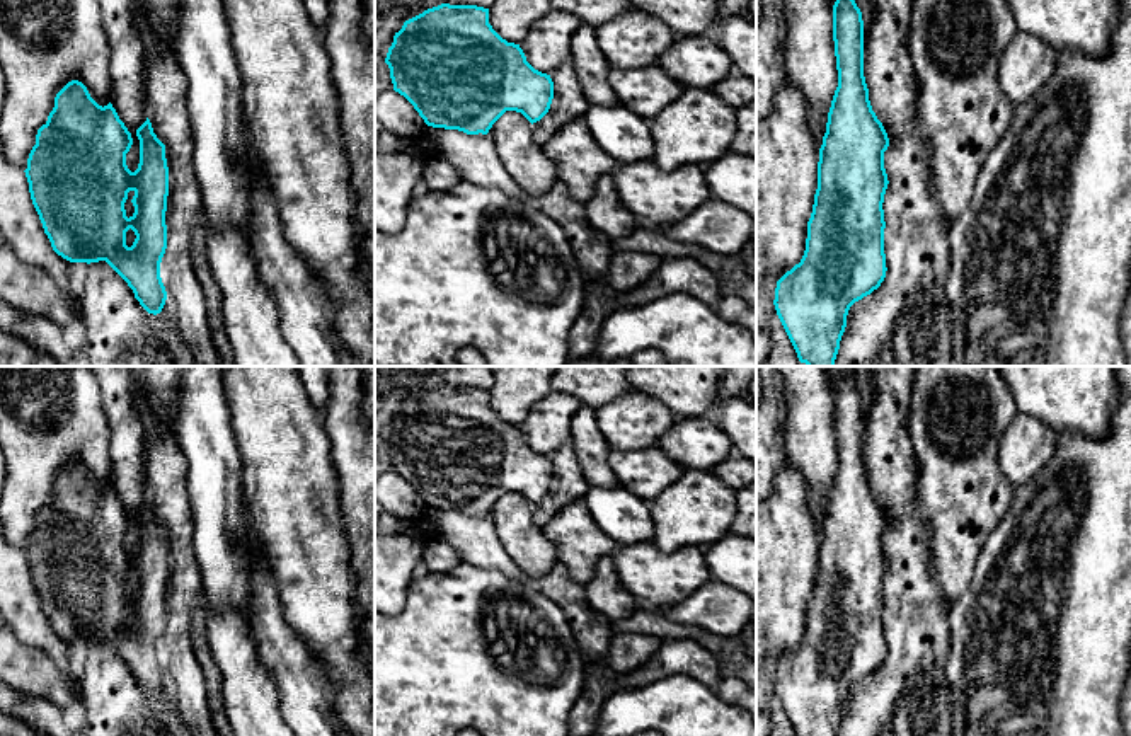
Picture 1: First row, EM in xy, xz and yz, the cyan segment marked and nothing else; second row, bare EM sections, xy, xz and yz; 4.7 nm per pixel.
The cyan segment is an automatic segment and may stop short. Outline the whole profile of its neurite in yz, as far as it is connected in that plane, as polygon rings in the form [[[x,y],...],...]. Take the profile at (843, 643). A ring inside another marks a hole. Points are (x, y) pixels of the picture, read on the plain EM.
[[[840,377],[833,387],[833,423],[838,469],[819,530],[818,571],[807,603],[806,632],[775,670],[777,697],[797,736],[838,736],[850,688],[870,676],[886,659],[884,576],[887,515],[869,482],[864,458],[864,402],[853,378]]]

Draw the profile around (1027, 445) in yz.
[[[1019,412],[1002,434],[998,462],[1007,480],[1017,487],[1049,463],[1058,434],[1042,421]]]

